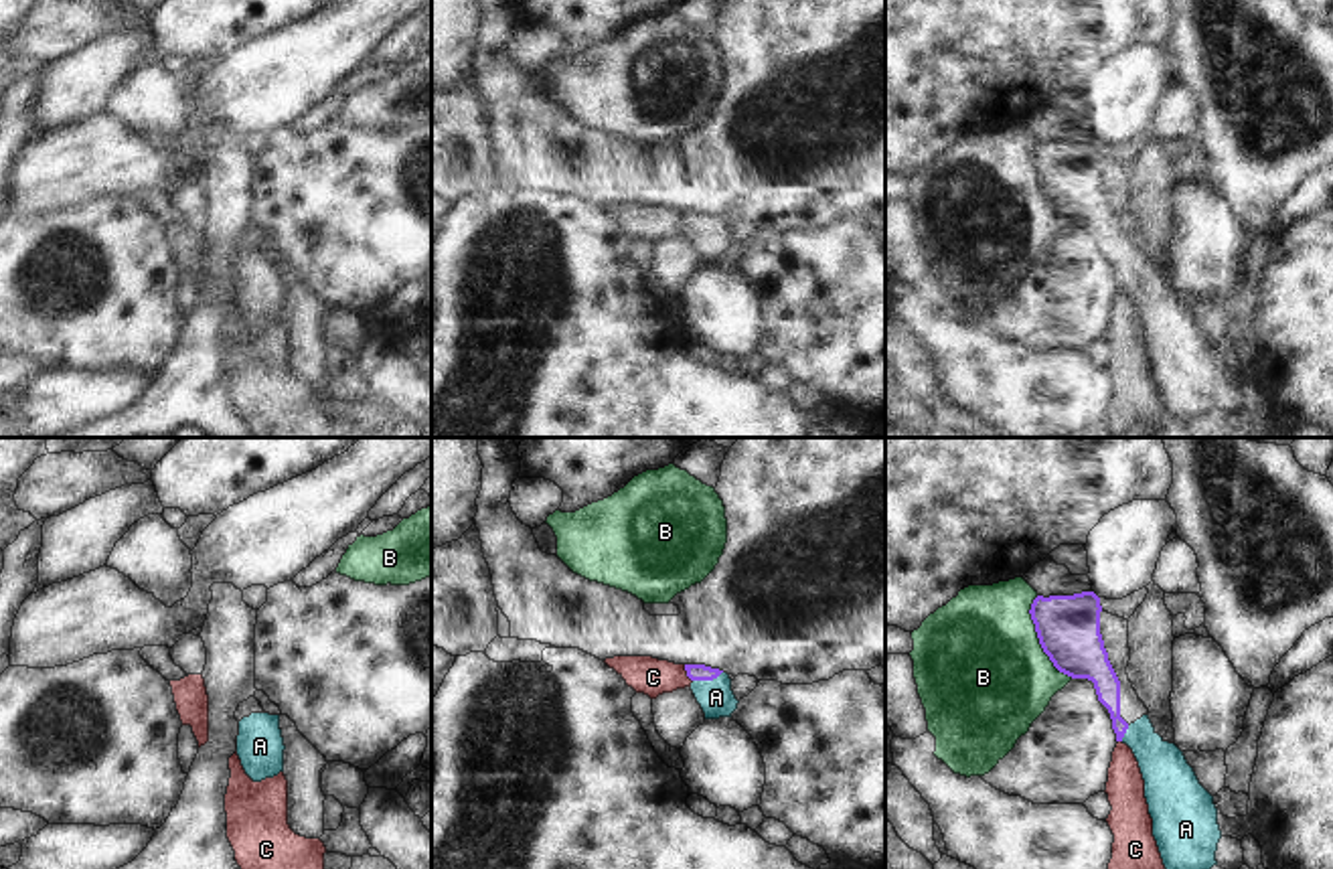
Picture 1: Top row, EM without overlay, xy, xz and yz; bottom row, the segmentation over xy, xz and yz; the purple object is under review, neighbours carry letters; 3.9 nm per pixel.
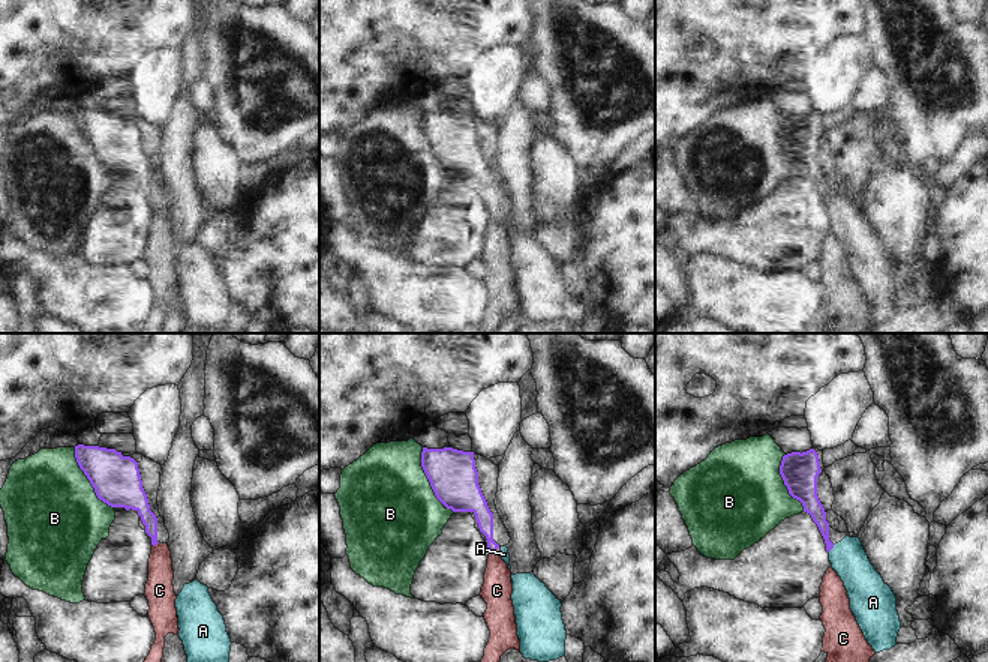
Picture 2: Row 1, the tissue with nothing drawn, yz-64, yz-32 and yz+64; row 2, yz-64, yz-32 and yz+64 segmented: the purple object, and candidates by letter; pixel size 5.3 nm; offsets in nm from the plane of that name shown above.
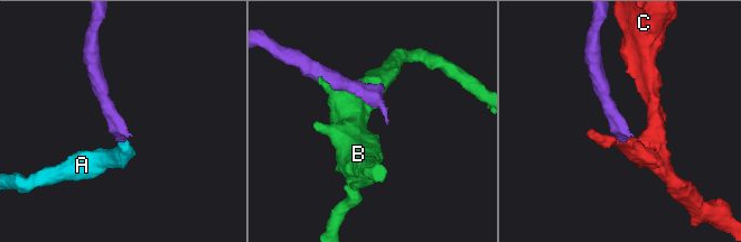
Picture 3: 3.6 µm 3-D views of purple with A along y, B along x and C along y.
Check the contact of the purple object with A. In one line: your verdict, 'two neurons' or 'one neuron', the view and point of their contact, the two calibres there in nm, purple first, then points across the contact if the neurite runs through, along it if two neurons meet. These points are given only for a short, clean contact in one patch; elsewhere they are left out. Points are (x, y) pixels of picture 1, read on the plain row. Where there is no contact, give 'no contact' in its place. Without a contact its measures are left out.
one neuron | xz (708, 225) | 60/140 nm | across xz (693, 217), (708, 225), (716, 244)

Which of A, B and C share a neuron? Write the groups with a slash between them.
A / B / C

